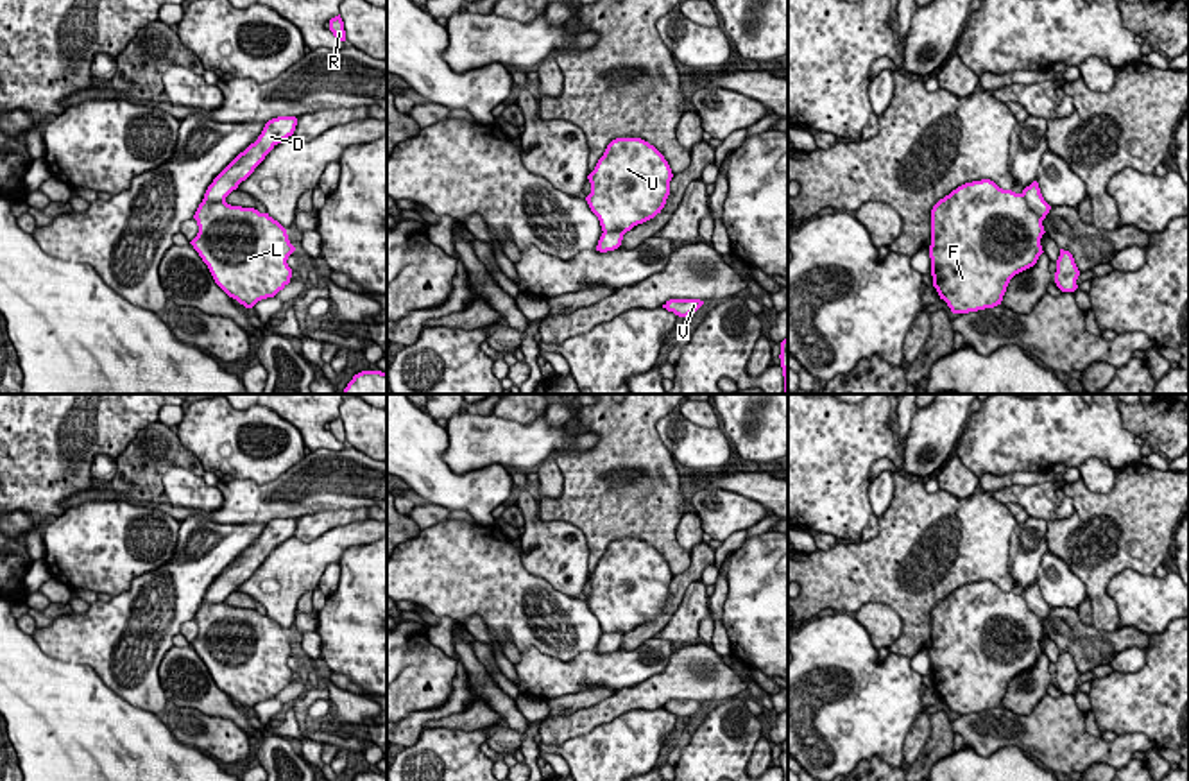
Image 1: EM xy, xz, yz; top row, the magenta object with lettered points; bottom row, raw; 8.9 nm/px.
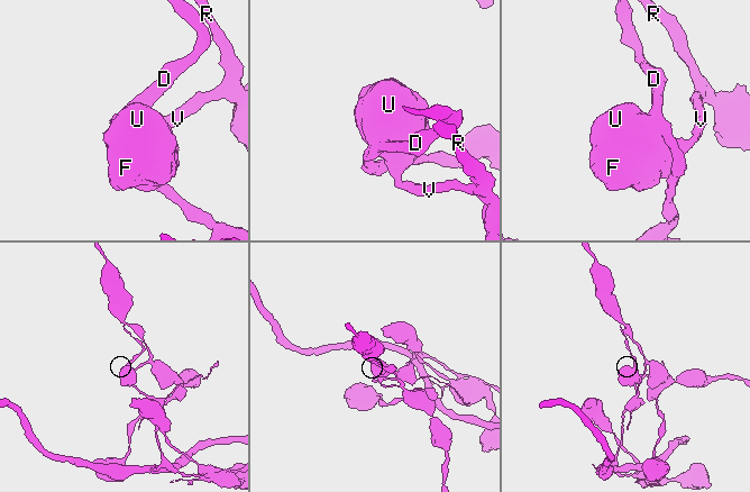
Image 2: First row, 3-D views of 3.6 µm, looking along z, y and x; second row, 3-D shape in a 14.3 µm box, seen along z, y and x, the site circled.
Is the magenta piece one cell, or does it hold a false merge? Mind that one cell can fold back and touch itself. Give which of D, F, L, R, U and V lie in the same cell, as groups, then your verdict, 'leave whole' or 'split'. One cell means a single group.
D F L R U V | leave whole

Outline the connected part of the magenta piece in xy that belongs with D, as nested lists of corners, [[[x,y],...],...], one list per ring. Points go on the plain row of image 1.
[[[278,518],[208,588],[193,620],[199,634],[190,643],[215,684],[245,709],[274,699],[292,679],[287,661],[295,652],[287,631],[269,614],[231,607],[226,598],[245,582],[265,557],[294,536],[295,518]]]

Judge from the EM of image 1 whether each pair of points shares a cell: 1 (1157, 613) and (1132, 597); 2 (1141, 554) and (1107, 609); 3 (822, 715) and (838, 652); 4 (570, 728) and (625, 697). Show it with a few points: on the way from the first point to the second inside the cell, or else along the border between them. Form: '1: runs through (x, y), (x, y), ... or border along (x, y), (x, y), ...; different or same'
1: runs through (1152, 608), (1137, 597); same
2: runs through (1123, 554), (1100, 577), (1100, 592); same
3: runs through (842, 704), (847, 704), (858, 694), (853, 672); same
4: runs through (584, 720), (611, 708); same

